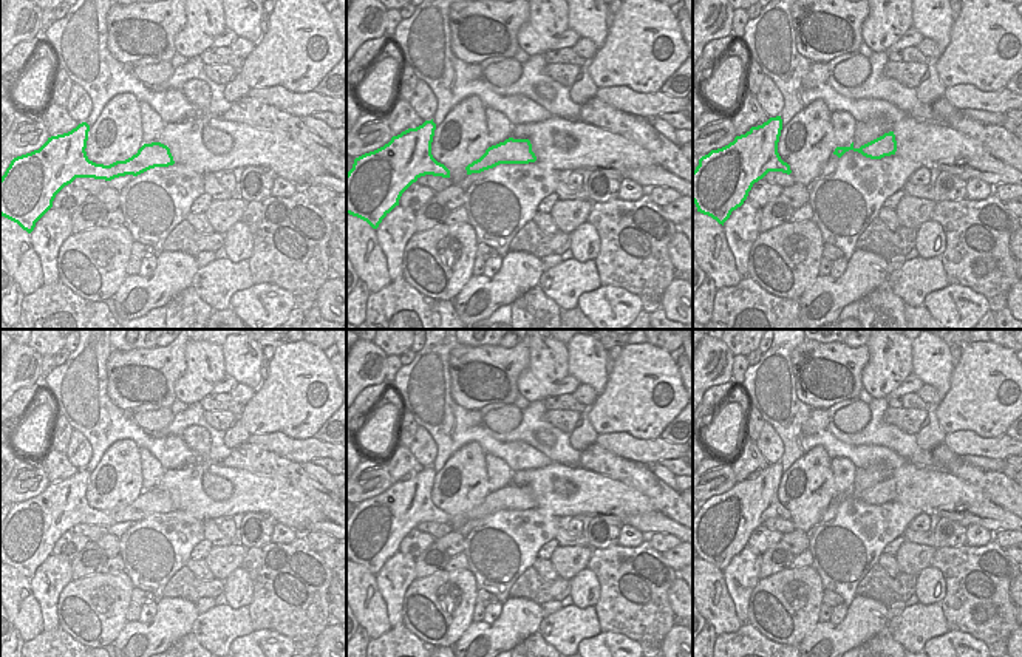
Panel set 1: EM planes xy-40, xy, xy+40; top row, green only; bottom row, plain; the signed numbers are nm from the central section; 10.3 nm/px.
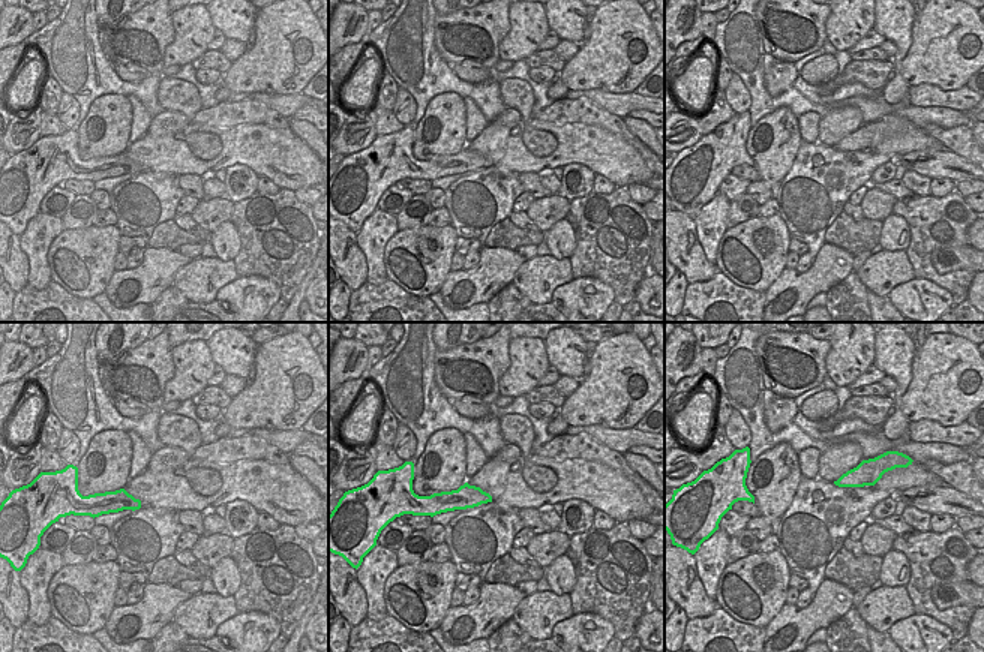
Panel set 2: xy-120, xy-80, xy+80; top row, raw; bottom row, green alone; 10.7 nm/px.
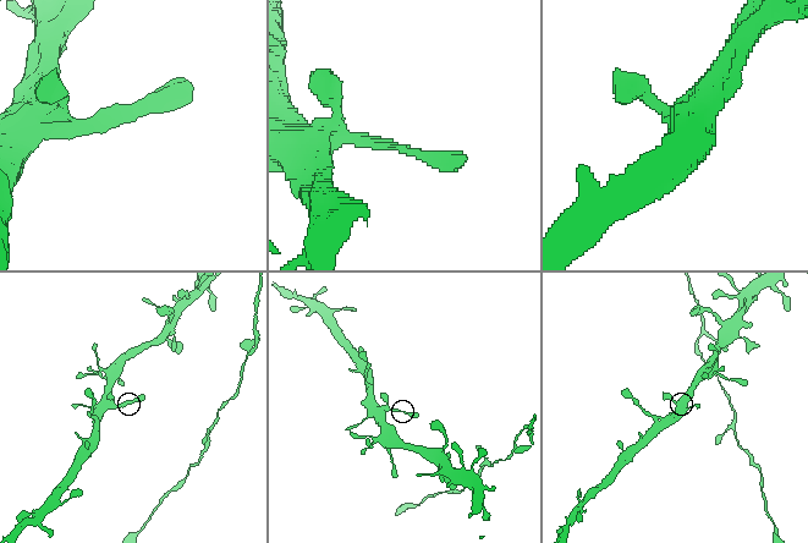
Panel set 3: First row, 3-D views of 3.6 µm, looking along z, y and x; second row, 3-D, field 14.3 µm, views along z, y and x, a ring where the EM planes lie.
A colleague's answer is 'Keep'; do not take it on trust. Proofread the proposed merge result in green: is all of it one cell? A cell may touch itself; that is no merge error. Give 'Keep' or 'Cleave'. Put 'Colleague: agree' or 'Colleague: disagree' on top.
Colleague: agree
Keep.

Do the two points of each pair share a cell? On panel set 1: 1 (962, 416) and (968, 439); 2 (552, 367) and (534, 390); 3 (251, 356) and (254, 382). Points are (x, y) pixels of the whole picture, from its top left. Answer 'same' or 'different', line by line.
1: different
2: same
3: same

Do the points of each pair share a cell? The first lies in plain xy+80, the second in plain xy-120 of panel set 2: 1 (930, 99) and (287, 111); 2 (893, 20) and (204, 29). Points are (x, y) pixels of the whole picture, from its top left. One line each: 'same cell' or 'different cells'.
1: same cell
2: different cells

